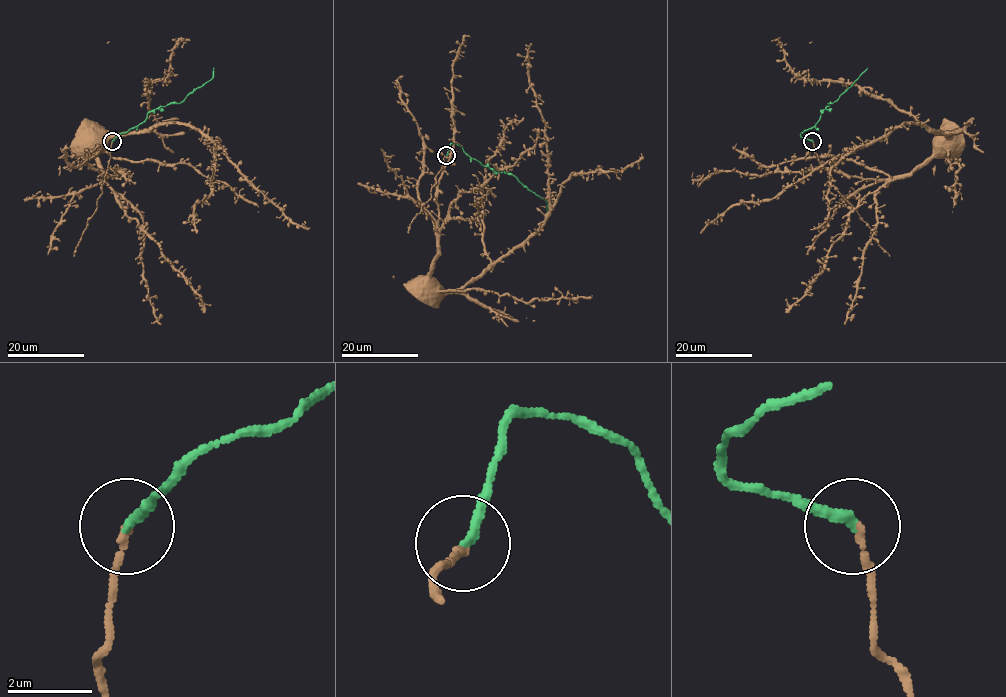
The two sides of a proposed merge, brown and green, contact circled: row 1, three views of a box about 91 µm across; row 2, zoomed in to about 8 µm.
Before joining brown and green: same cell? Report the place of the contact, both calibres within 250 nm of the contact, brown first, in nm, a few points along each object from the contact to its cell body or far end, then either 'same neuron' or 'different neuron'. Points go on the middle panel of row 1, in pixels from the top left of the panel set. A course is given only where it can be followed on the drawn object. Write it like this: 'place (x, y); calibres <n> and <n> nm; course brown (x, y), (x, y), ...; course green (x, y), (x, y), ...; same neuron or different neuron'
place (446, 155); calibres 160 and 260 nm; course brown (446, 156), (430, 276), (444, 289), (460, 289), (522, 244), (549, 210), (545, 122), (530, 83), (531, 43); course green (446, 155), (451, 143), (459, 144), (483, 165), (512, 173), (547, 203), (548, 210); same neuron

